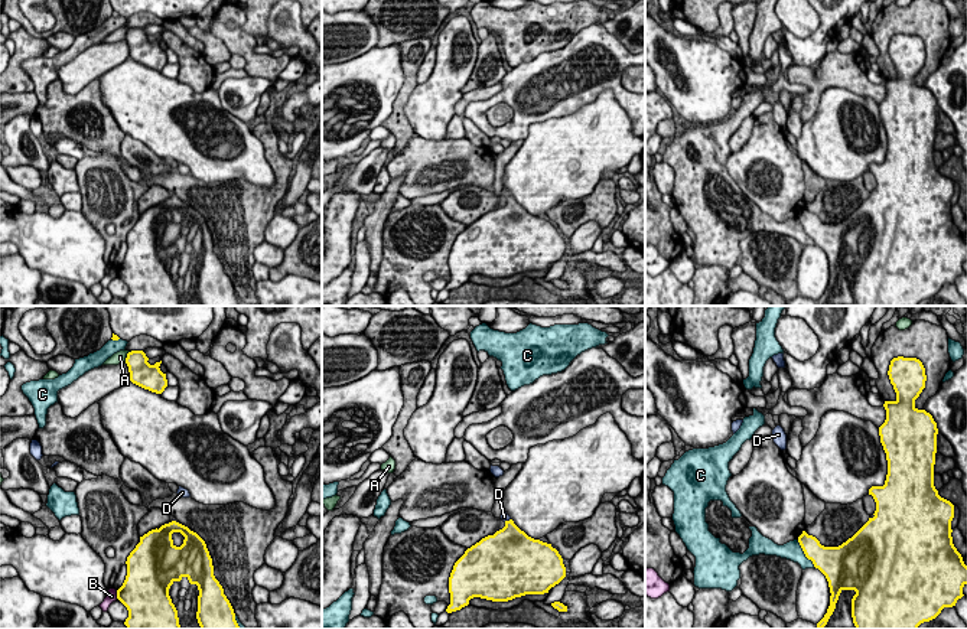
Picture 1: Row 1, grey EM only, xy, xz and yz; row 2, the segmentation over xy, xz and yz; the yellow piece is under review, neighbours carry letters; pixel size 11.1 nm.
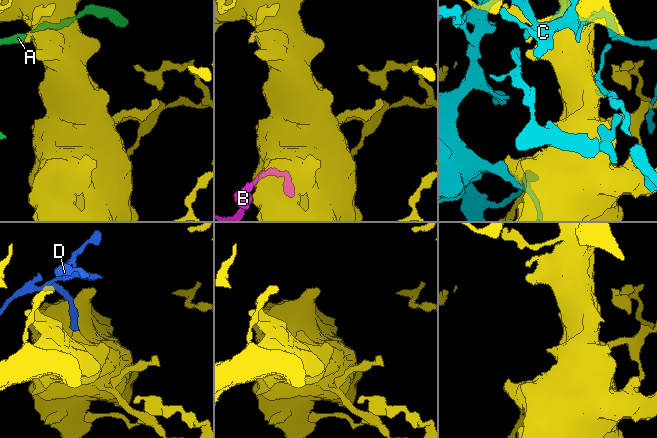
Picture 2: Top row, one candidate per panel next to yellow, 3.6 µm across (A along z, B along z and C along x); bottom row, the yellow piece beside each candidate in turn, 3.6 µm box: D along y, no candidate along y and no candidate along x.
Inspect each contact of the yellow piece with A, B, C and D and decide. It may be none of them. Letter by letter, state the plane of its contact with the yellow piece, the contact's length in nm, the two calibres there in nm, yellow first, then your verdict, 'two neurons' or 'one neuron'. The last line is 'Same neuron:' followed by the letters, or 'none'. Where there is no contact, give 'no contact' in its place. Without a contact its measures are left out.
A: xy | 170 nm | 280/130 nm | two neurons
B: xy | 100 nm | 420/130 nm | two neurons
C: yz | 360 nm | 280/200 nm | two neurons
D: xz | 90 nm | 380/90 nm | one neuron
Same neuron: D

